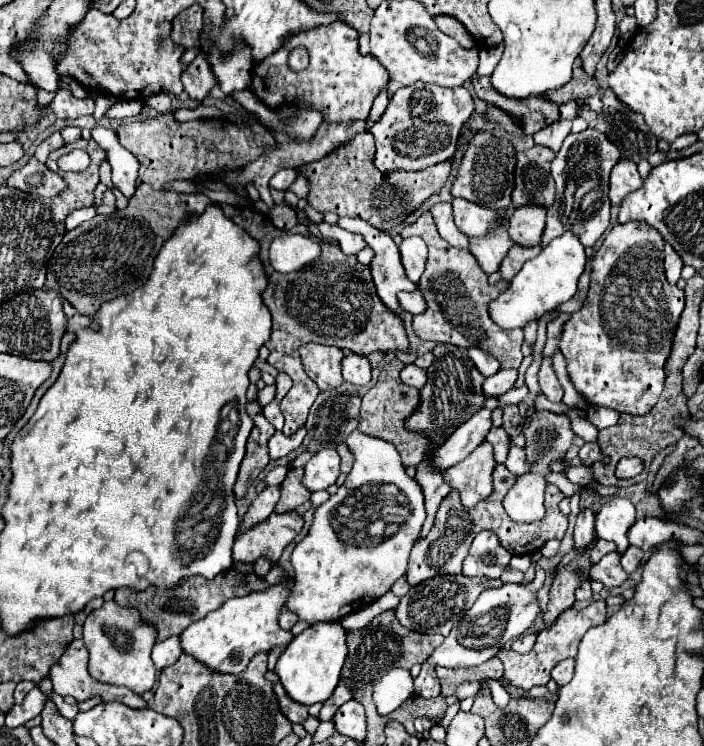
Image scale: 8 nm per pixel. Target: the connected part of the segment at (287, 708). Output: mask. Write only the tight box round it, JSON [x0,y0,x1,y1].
[273,683,309,723]

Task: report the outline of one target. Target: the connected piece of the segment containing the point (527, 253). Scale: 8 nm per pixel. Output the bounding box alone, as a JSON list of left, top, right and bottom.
[499,245,541,281]

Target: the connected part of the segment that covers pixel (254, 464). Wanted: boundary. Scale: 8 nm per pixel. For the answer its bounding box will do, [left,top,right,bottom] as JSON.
[235,401,275,497]

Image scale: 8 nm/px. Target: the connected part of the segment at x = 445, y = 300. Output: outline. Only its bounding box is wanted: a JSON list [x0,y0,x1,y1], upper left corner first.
[401,213,523,369]

